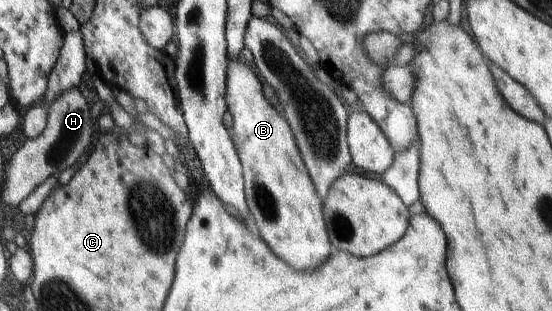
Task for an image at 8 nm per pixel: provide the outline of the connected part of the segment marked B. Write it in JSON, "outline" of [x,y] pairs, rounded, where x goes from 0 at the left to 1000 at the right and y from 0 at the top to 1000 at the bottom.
{"outline":[[[411,190],[411,209],[406,318],[411,357],[422,383],[417,434],[440,537],[444,637],[458,730],[486,781],[486,794],[491,794],[491,804],[525,859],[536,871],[562,871],[594,833],[605,804],[585,701],[583,643],[547,518],[527,408],[514,373],[509,373],[478,312],[475,260],[464,248],[460,228],[440,190],[435,196]]]}

